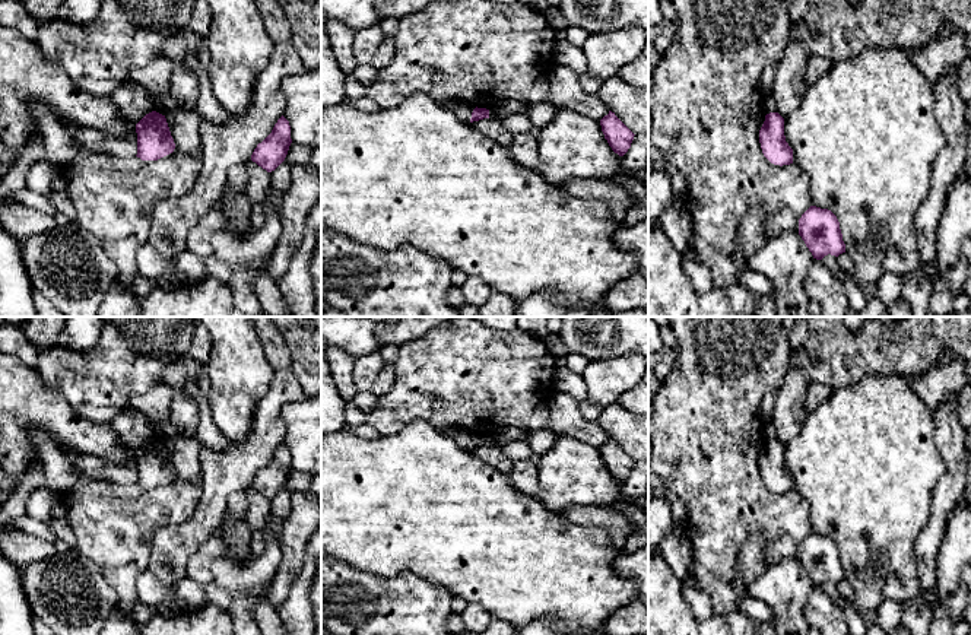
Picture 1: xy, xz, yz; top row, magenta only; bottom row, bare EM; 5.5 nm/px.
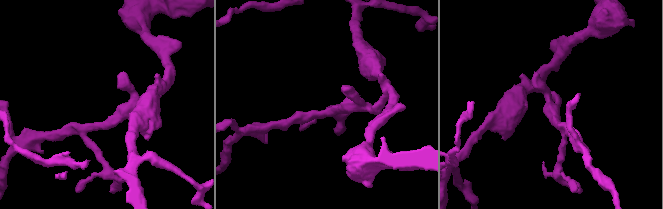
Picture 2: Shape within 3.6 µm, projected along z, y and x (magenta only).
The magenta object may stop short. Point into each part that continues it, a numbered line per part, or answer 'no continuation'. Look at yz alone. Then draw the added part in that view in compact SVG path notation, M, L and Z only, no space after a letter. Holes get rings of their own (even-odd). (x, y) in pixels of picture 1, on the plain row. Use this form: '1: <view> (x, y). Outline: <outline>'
no continuation

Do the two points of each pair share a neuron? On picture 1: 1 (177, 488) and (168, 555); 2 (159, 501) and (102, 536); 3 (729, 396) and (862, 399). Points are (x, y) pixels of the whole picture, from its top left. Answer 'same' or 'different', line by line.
1: different
2: same
3: different

